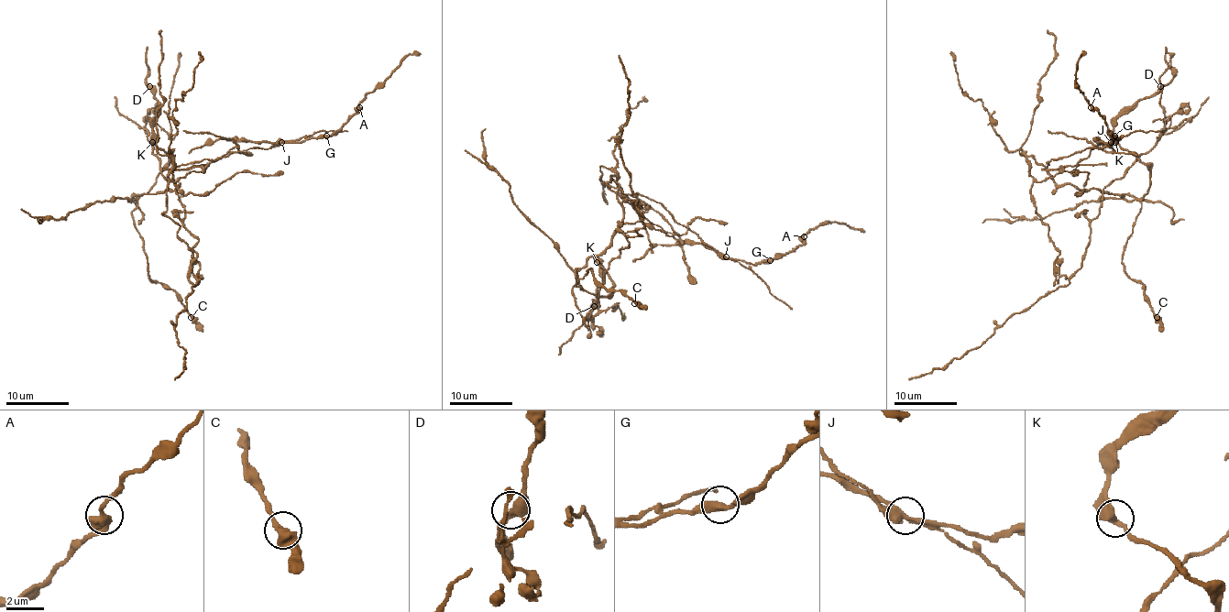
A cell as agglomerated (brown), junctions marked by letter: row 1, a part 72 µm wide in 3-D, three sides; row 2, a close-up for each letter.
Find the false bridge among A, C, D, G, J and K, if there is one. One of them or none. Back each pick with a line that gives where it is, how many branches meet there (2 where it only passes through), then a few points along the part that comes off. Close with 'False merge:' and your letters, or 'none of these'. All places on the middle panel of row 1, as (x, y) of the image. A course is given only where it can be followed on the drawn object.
J: Place: (726, 256). Branches: 2. Course of the part to remove: (726, 257), (610, 177), (641, 205), (644, 227), (627, 236), (588, 315), (623, 312)
False merge: J

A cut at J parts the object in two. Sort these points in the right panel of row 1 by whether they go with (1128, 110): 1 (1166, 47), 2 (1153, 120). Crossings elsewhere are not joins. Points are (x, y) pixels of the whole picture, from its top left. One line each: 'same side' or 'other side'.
1: same side
2: other side

